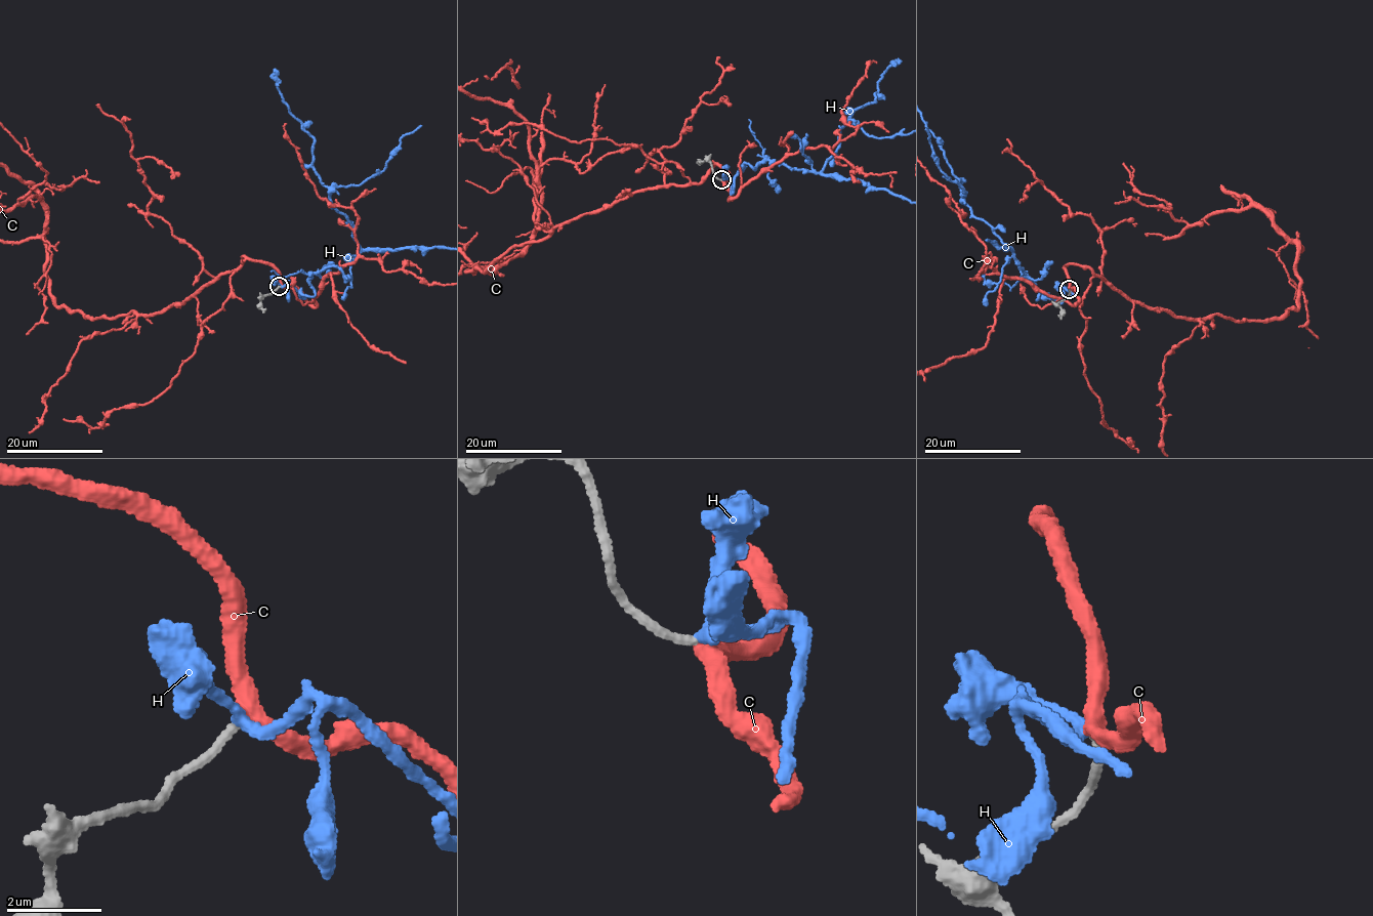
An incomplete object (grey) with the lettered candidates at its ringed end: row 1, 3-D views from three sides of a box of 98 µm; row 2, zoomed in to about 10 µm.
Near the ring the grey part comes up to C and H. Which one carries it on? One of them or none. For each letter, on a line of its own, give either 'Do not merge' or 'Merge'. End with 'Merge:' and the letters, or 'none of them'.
C: Merge
H: Do not merge
Merge: C

